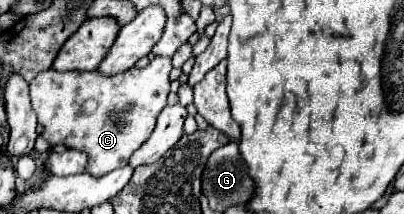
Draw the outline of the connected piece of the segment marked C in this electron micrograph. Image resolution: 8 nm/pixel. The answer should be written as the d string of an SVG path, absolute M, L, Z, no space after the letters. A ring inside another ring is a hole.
M154 58L144 70L130 68L116 76L102 76L98 70L94 72L56 72L54 68L40 72L30 82L30 98L32 108L38 116L38 122L44 126L42 136L52 144L66 144L68 148L80 150L88 154L88 168L90 176L104 176L116 168L128 164L132 152L148 140L156 126L156 118L166 106L166 98L170 92L170 58Z

